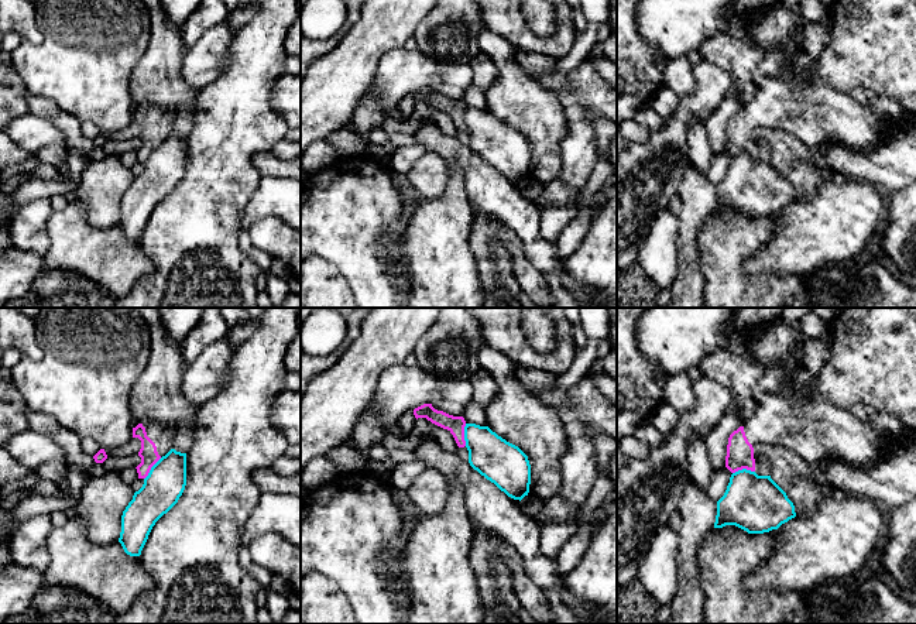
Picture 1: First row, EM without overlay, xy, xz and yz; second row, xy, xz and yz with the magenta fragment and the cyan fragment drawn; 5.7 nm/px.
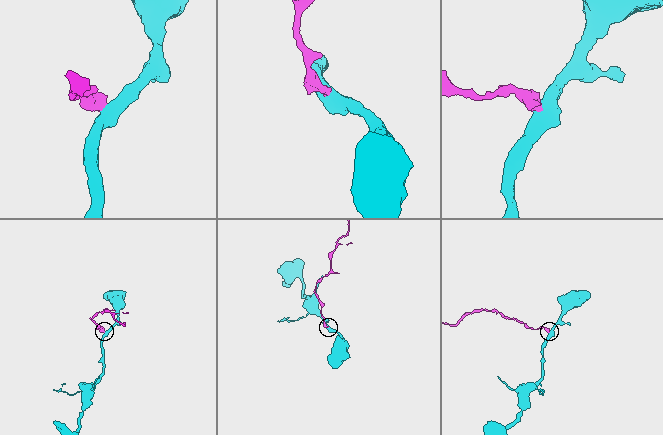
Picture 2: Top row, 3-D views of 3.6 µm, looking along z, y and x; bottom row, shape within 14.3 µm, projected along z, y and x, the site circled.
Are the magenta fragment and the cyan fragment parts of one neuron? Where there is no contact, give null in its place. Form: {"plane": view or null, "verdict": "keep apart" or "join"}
{"plane": "xz", "verdict": "keep apart"}

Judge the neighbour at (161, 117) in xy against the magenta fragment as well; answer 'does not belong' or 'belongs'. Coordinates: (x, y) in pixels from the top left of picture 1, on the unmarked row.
belongs

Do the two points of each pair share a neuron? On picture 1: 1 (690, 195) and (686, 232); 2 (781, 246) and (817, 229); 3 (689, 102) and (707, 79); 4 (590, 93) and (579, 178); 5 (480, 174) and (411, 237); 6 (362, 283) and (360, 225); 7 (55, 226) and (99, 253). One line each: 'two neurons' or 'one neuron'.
1: one neuron
2: one neuron
3: one neuron
4: one neuron
5: two neurons
6: one neuron
7: one neuron

